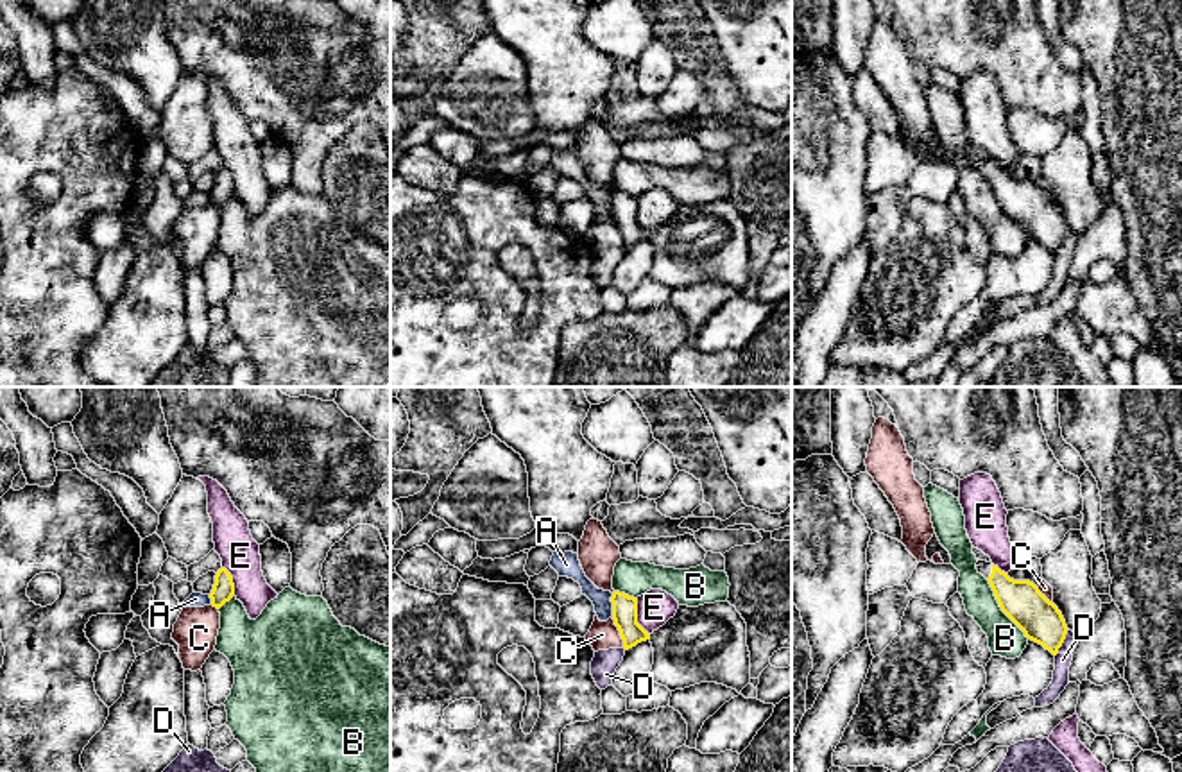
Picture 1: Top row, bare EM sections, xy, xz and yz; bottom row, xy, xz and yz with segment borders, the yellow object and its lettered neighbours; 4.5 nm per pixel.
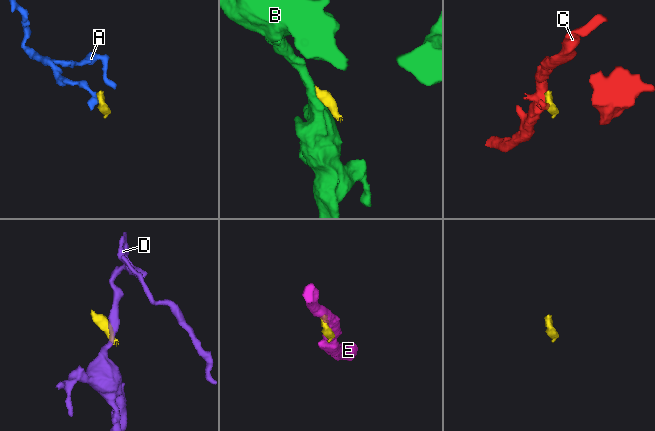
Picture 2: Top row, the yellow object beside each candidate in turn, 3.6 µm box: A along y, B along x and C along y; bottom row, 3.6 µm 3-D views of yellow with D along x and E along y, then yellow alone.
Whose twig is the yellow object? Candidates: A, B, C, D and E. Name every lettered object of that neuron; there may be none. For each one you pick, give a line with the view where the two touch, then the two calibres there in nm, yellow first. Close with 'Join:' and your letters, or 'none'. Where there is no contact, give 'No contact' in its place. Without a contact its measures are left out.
Join: none

